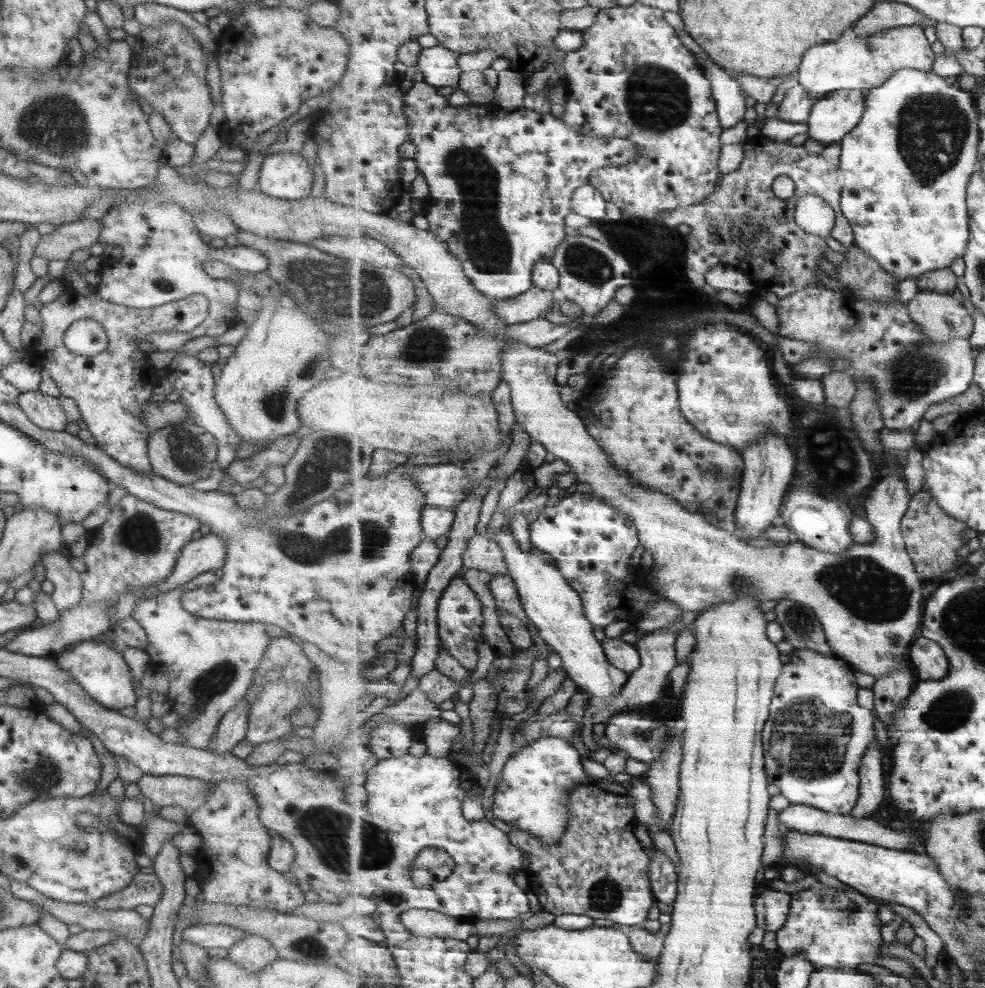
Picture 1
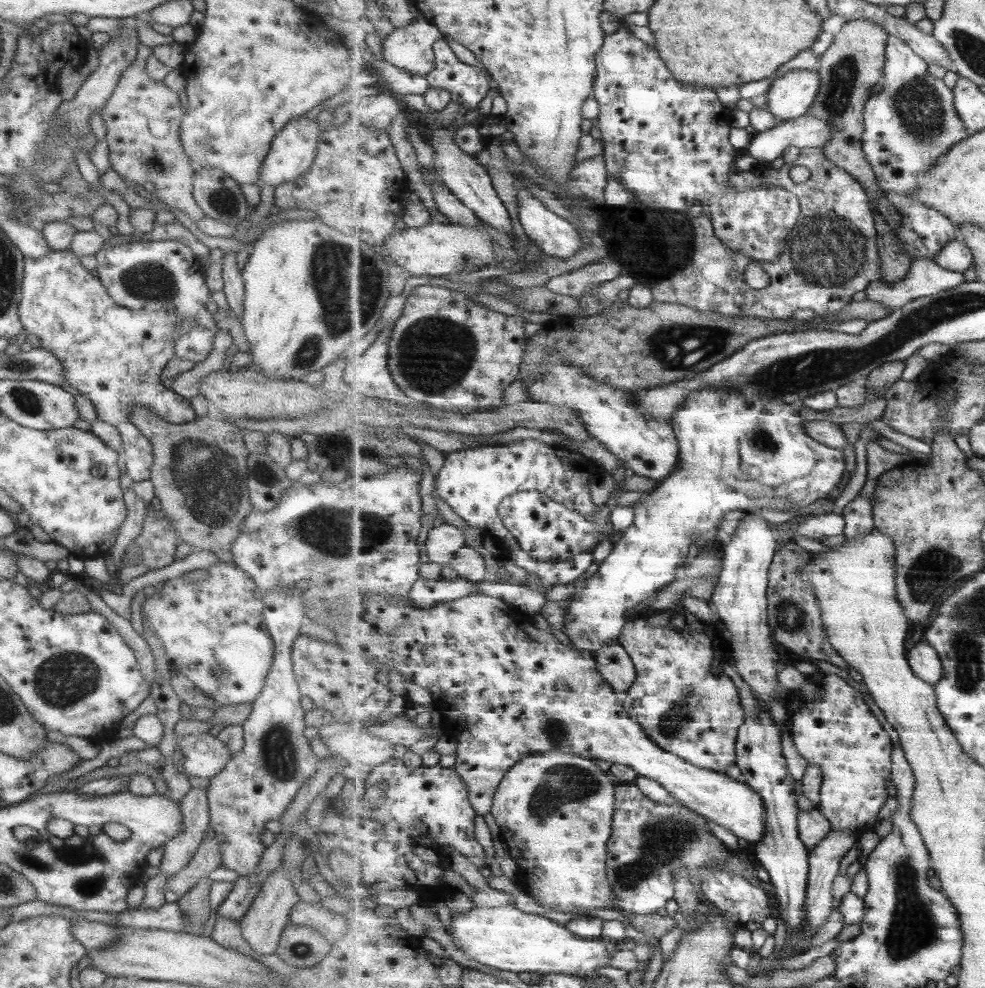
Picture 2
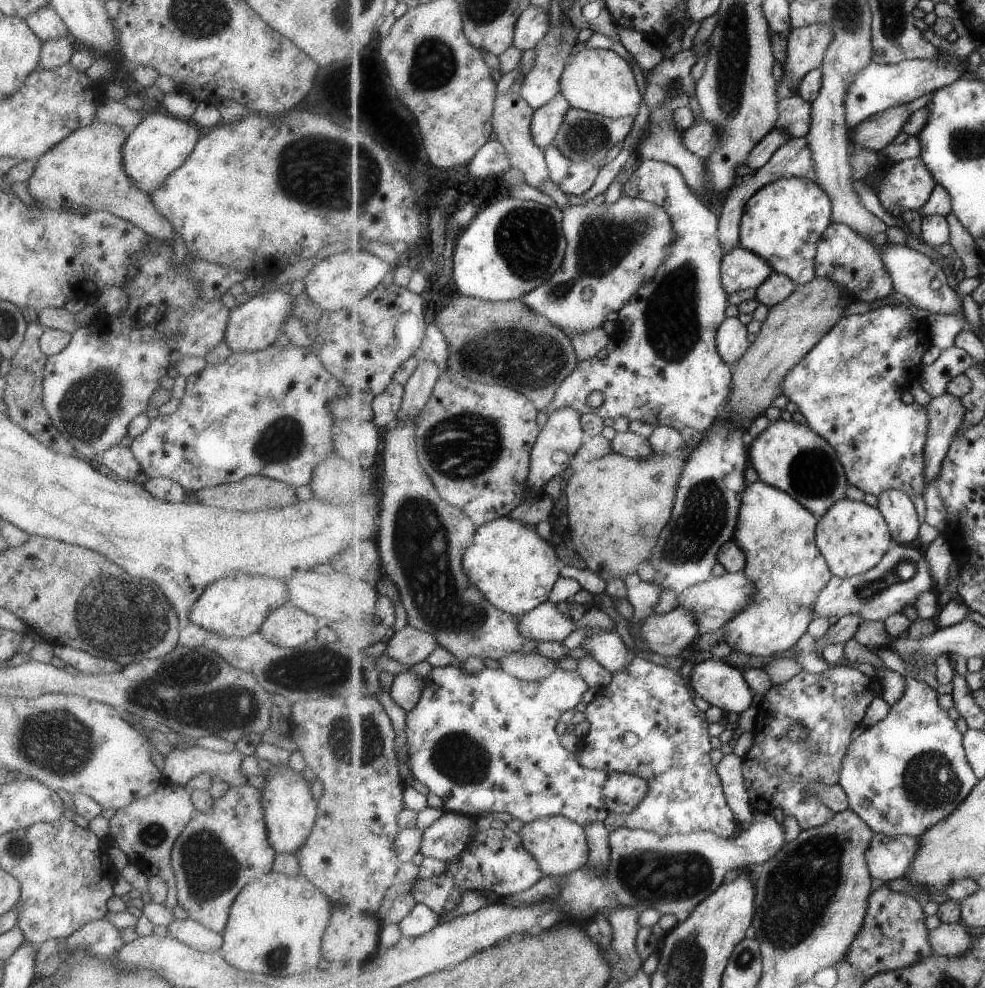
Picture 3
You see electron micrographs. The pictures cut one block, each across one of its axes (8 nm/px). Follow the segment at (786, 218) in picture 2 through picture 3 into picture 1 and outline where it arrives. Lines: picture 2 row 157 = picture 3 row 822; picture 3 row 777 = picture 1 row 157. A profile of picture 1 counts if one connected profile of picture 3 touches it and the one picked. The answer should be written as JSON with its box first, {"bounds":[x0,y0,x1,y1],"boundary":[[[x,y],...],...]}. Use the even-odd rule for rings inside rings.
{"bounds":[560,2,724,220],"boundary":[[[634,2],[627,7],[611,7],[608,9],[601,9],[597,15],[597,21],[582,31],[582,45],[574,51],[565,52],[563,60],[564,69],[567,72],[567,87],[570,93],[569,101],[564,106],[564,112],[560,117],[562,122],[565,122],[572,130],[578,131],[583,135],[589,135],[590,138],[621,138],[633,142],[636,146],[639,146],[639,157],[636,162],[632,164],[626,164],[626,166],[607,166],[606,168],[599,168],[595,170],[590,177],[590,184],[595,188],[598,188],[603,192],[603,196],[608,203],[615,203],[621,210],[623,210],[623,216],[625,218],[643,218],[643,220],[651,220],[655,218],[655,214],[659,216],[667,210],[675,210],[683,207],[689,207],[691,205],[698,205],[707,200],[707,197],[711,193],[715,193],[719,189],[721,182],[721,174],[719,173],[719,158],[721,158],[721,136],[724,134],[719,114],[716,112],[717,102],[713,97],[713,86],[711,81],[703,73],[703,69],[695,63],[695,57],[693,53],[687,48],[675,27],[667,22],[664,14],[664,10],[659,10],[653,6],[647,6]]]}

